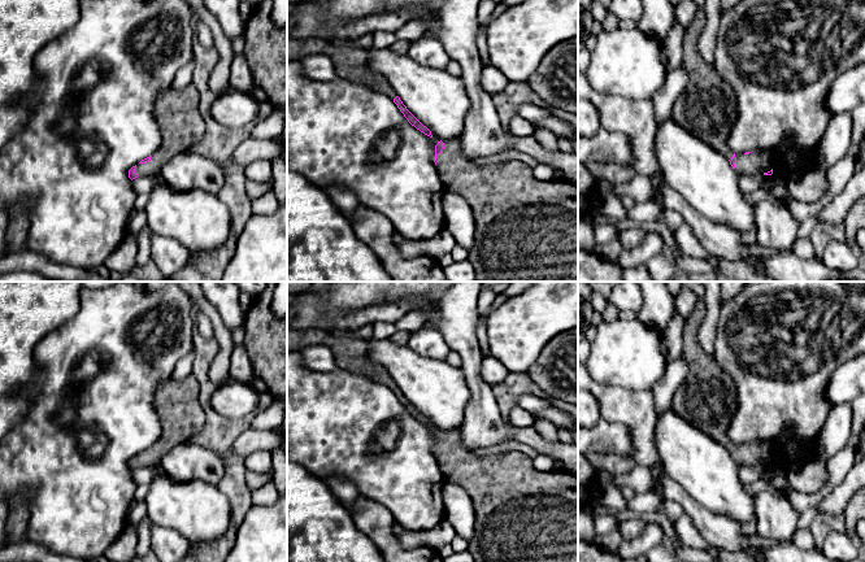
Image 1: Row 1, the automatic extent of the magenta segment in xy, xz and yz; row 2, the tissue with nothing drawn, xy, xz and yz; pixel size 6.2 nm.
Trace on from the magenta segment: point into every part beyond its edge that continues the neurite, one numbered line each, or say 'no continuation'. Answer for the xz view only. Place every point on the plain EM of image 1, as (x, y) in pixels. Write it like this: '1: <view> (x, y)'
1: xz (522, 514)

